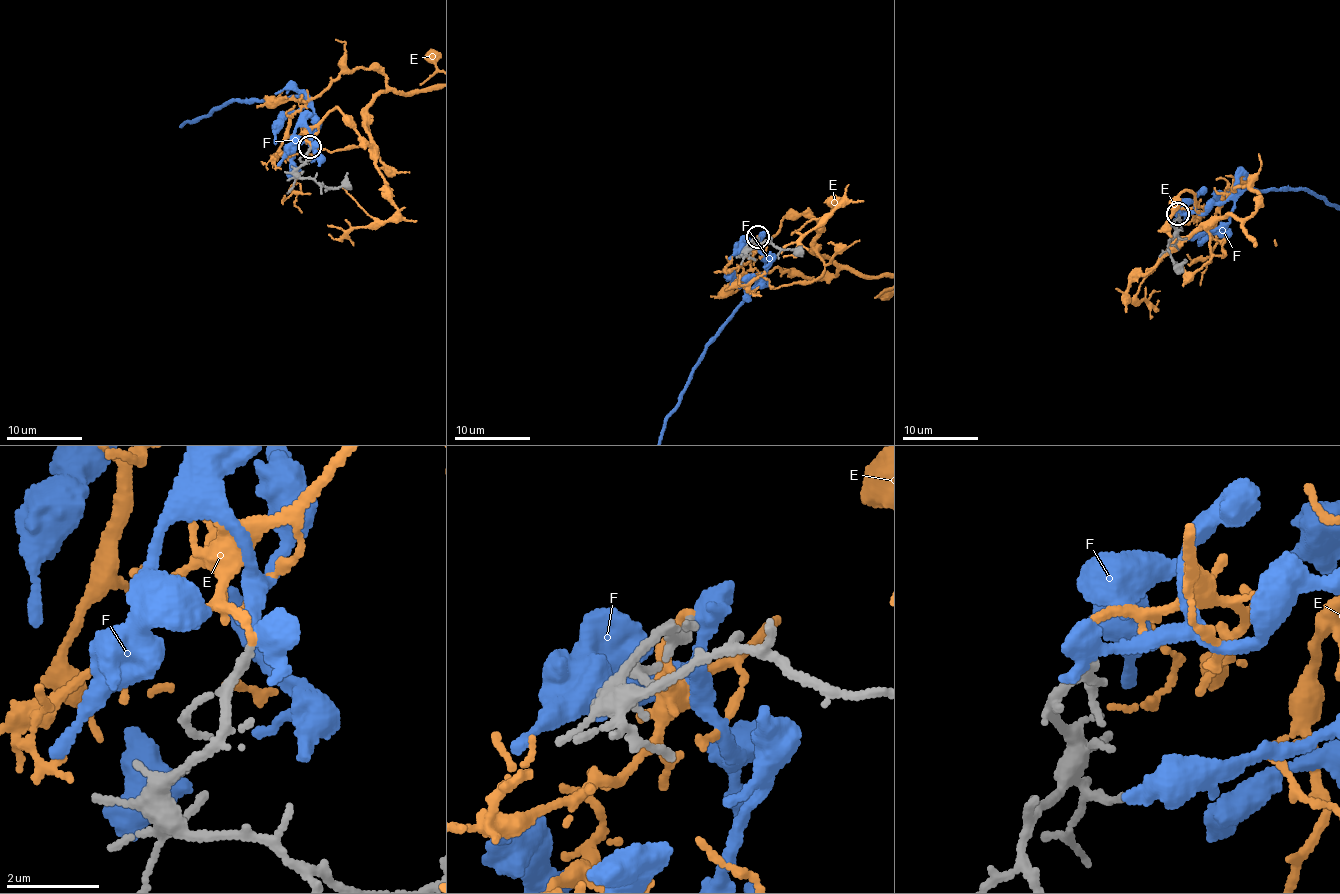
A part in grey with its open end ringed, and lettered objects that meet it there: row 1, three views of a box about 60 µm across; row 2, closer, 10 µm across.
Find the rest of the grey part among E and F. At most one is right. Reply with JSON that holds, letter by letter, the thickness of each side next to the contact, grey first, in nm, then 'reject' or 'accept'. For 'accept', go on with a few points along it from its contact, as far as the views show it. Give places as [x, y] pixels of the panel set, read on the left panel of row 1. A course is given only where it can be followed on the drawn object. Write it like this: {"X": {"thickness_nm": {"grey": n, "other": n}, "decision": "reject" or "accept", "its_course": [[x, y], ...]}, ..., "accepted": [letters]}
{"E": {"thickness_nm": {"grey": 190, "other": 170}, "decision": "accept"}, "F": {"thickness_nm": {"grey": 200, "other": 600}, "decision": "reject"}, "accepted": ["E"]}

